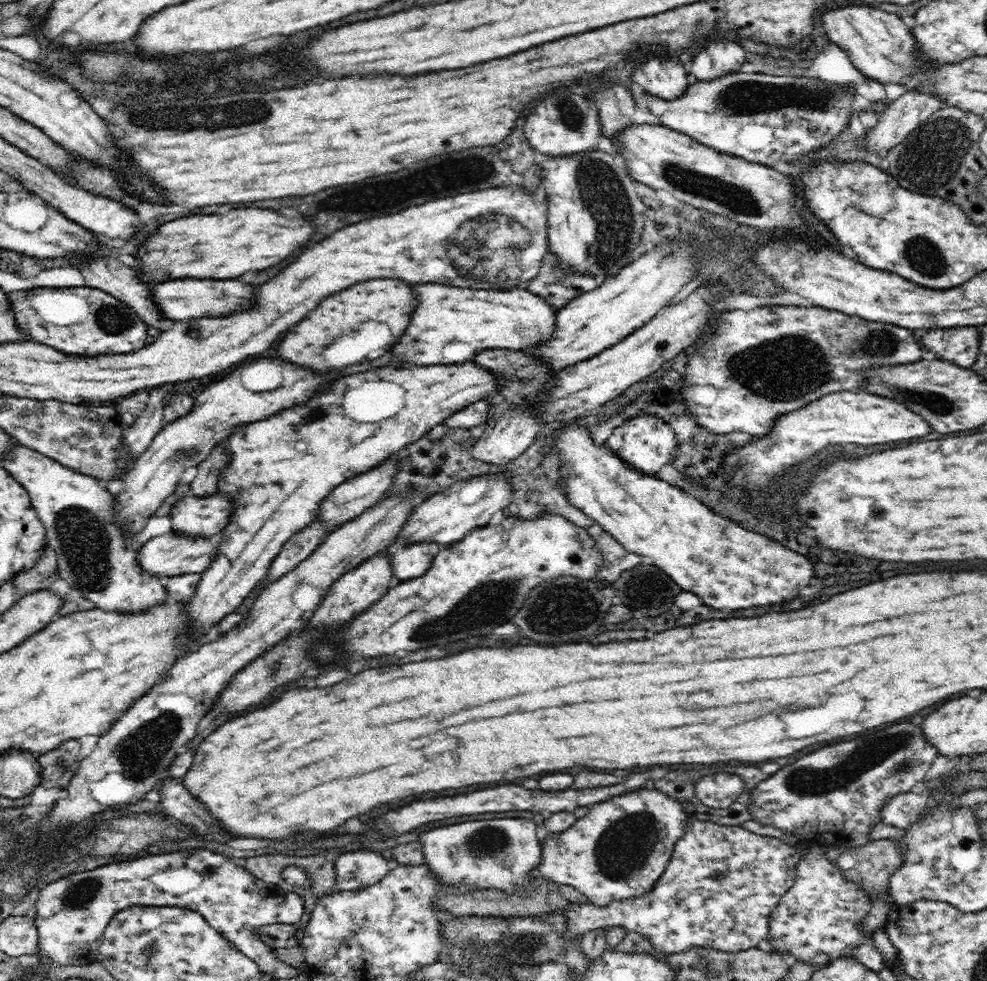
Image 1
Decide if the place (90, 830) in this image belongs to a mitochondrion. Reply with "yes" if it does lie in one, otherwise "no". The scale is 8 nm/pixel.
no

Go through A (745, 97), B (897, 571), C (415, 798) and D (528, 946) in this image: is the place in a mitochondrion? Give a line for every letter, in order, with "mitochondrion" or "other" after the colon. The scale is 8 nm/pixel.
A: mitochondrion
B: other
C: other
D: mitochondrion

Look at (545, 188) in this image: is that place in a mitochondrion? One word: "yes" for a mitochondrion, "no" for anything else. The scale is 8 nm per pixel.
no

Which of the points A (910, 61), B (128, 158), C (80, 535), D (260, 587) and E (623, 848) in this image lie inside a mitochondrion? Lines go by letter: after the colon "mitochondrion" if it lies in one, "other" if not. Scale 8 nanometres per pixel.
A: other
B: other
C: mitochondrion
D: other
E: mitochondrion

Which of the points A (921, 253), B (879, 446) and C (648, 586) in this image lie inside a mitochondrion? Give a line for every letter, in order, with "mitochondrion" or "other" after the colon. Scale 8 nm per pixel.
A: mitochondrion
B: other
C: mitochondrion

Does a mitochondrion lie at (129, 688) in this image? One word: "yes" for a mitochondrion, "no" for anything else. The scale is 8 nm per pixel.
no

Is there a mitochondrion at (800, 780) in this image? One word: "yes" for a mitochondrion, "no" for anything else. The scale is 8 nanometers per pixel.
yes

